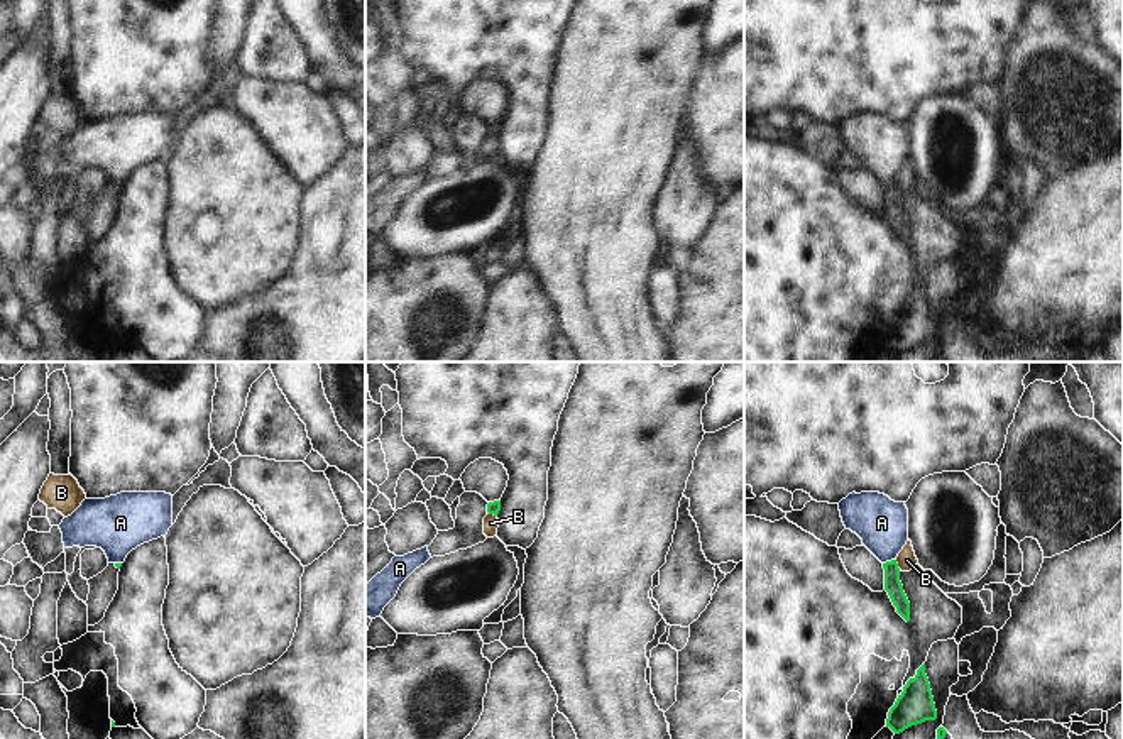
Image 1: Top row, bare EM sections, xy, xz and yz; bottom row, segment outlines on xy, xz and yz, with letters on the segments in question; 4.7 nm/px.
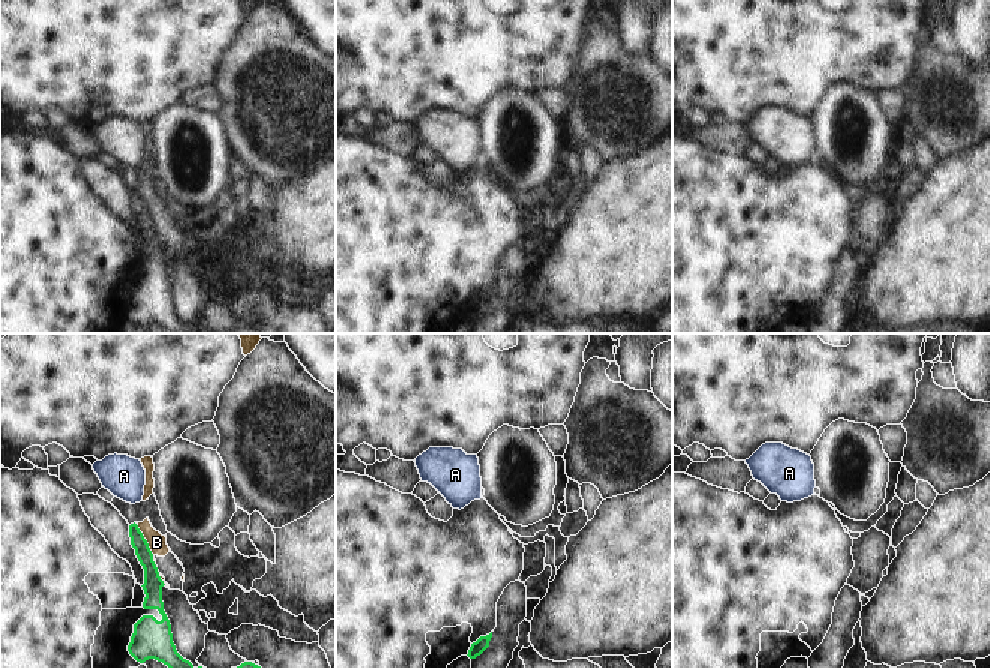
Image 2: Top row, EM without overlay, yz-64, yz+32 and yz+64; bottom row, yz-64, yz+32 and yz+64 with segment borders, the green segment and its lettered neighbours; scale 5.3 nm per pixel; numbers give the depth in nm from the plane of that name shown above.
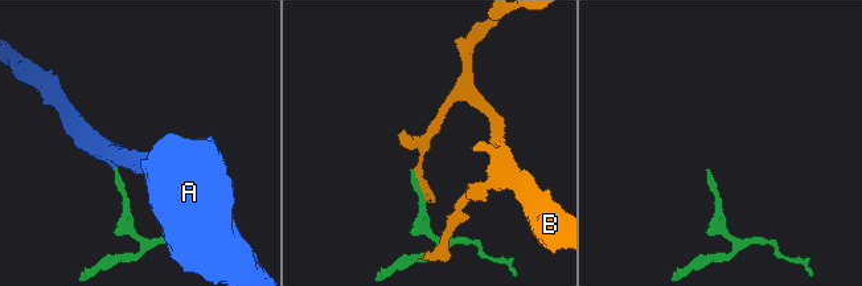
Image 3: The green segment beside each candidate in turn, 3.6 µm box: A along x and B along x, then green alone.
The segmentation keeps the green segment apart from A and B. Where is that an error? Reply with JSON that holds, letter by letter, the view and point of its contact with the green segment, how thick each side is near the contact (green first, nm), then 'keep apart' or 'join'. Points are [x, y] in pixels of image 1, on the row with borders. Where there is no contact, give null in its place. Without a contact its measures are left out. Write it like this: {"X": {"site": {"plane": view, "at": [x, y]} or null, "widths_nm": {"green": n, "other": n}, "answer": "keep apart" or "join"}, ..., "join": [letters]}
{"A": {"site": {"plane": "yz", "at": [888, 562]}, "widths_nm": {"green": 80, "other": 240}, "answer": "join"}, "B": {"site": {"plane": "yz", "at": [897, 563]}, "widths_nm": {"green": 80, "other": 90}, "answer": "keep apart"}, "join": ["A"]}

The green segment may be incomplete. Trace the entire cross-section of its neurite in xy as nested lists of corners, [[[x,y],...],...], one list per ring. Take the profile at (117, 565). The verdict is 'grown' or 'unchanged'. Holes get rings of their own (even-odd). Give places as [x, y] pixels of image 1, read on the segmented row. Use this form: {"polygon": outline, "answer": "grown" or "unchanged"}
{"polygon": [[[120,492],[85,499],[63,519],[64,548],[101,548],[117,568],[137,546],[166,536],[173,526],[173,495],[166,492]]], "answer": "grown"}

